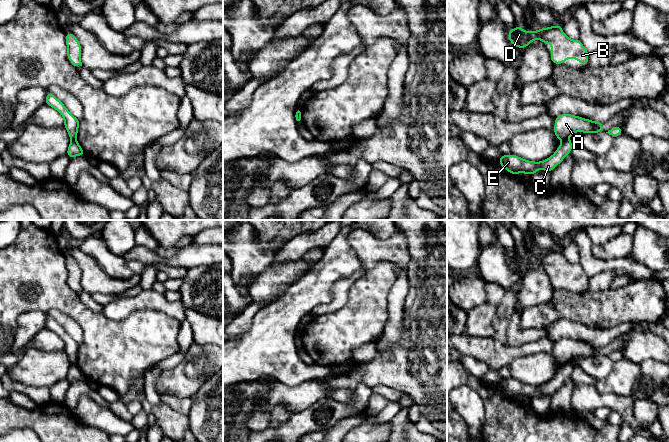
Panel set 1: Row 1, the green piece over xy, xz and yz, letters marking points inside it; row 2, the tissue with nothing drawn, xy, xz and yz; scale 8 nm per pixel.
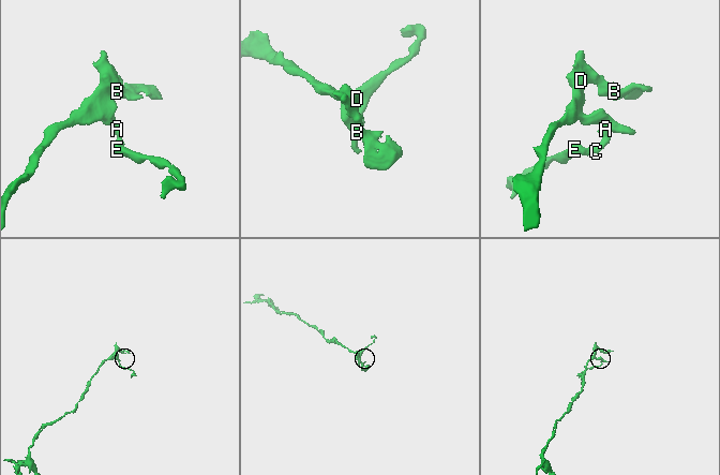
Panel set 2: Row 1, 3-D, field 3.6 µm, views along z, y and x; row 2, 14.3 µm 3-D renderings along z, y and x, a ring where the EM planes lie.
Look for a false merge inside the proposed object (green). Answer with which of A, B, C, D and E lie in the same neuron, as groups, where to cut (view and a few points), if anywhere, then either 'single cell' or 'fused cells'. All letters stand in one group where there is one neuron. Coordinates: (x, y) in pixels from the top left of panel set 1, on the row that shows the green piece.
A B D / C E; cut in xy along (71, 139), (75, 140); fused cells

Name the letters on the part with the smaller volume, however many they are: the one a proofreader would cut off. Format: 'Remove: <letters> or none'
Remove: C, E

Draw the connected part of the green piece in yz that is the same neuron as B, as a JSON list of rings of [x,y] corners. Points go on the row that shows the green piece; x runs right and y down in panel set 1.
[[[517,24],[513,30],[508,31],[510,42],[524,49],[533,40],[541,40],[544,44],[551,44],[551,61],[553,64],[563,64],[568,58],[578,60],[582,65],[589,63],[589,53],[583,46],[580,39],[572,40],[565,35],[561,25],[555,25],[547,28],[540,28],[537,31],[530,32],[520,28]]]

